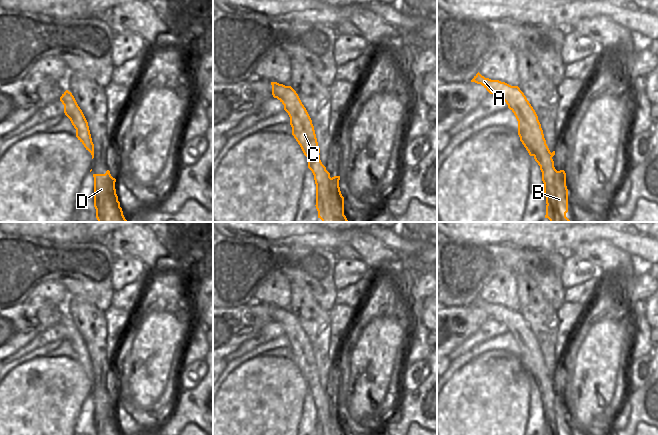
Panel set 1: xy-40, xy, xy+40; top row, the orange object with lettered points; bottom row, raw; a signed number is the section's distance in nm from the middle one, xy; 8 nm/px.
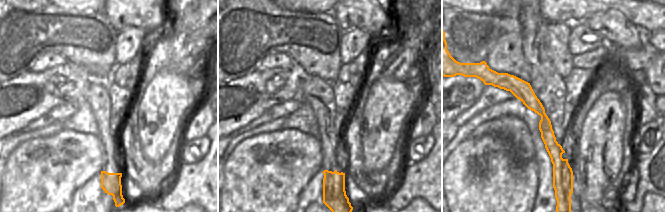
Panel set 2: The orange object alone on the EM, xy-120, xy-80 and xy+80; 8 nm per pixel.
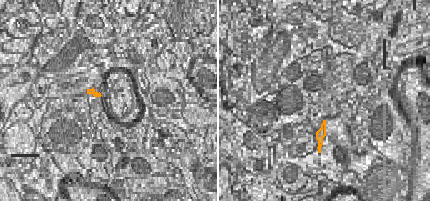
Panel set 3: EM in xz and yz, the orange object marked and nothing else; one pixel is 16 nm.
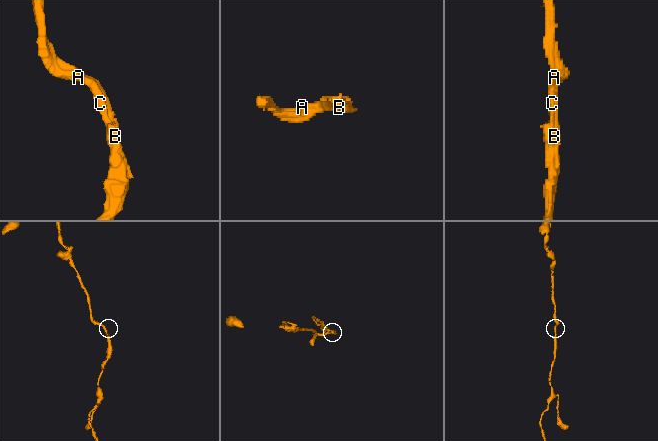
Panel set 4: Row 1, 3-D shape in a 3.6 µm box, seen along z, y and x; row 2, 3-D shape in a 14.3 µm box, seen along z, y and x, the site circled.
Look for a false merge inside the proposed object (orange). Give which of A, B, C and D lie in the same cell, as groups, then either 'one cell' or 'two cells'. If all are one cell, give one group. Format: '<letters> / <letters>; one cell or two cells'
A B C D; one cell

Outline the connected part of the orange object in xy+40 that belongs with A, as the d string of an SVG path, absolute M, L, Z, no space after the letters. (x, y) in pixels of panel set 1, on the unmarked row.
M479 296L474 300L471 306L481 308L490 318L501 322L508 329L508 332L514 337L518 345L518 359L520 361L520 365L528 375L529 379L534 381L542 396L544 419L546 421L547 428L546 435L568 435L568 413L566 410L566 397L564 394L557 395L555 393L554 385L552 383L552 381L555 379L555 375L552 377L550 376L546 368L538 340L524 317L518 310L511 310L499 304L485 302Z

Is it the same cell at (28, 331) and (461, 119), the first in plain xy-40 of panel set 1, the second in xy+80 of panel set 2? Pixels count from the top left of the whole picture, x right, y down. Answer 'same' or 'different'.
different

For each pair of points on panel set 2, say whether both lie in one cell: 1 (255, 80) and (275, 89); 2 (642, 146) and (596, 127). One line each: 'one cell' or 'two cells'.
1: one cell
2: two cells

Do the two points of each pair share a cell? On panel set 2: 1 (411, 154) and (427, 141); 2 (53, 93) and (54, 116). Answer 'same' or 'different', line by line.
1: same
2: different

